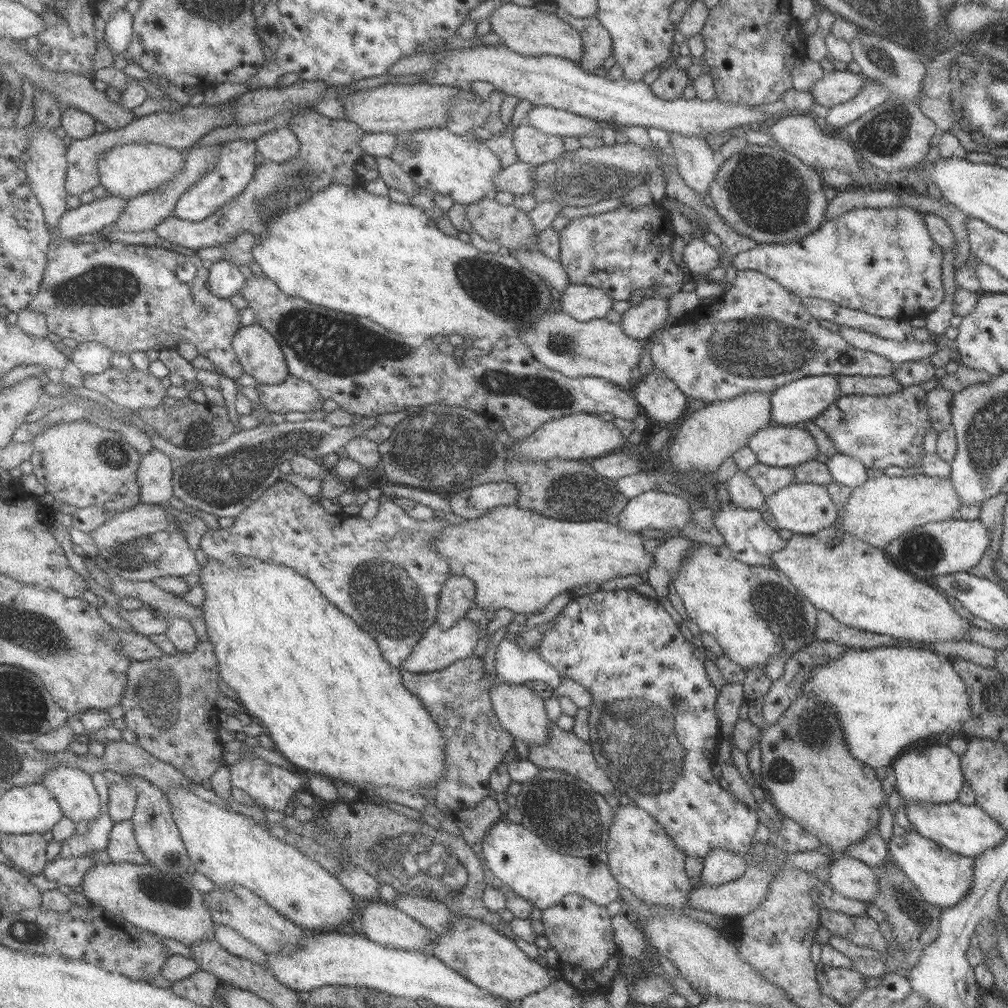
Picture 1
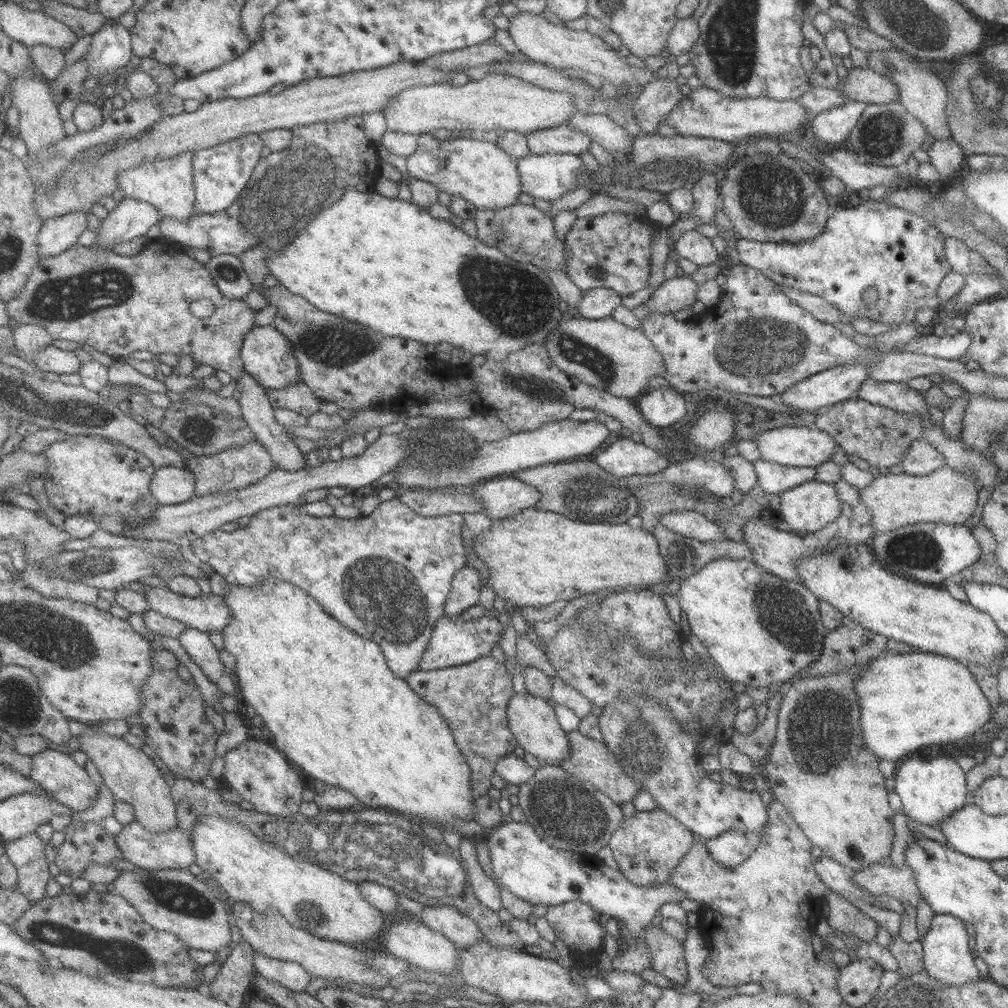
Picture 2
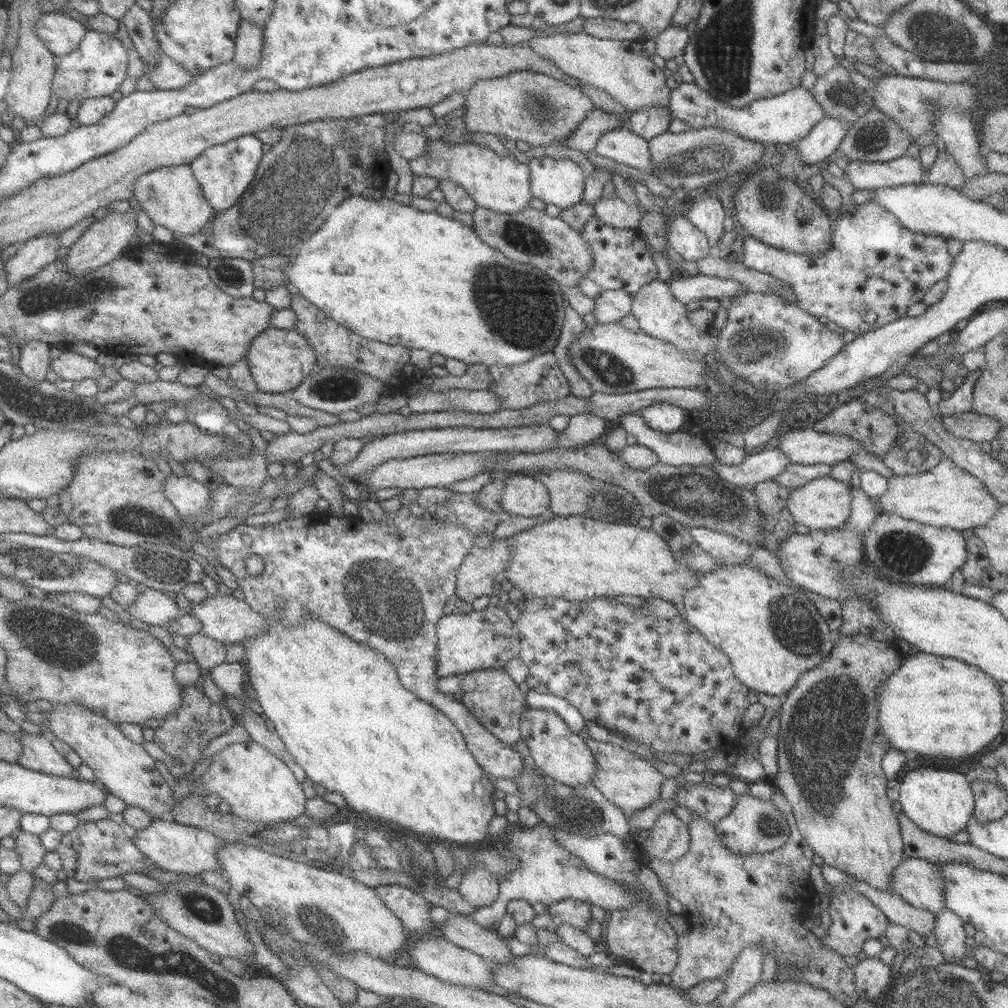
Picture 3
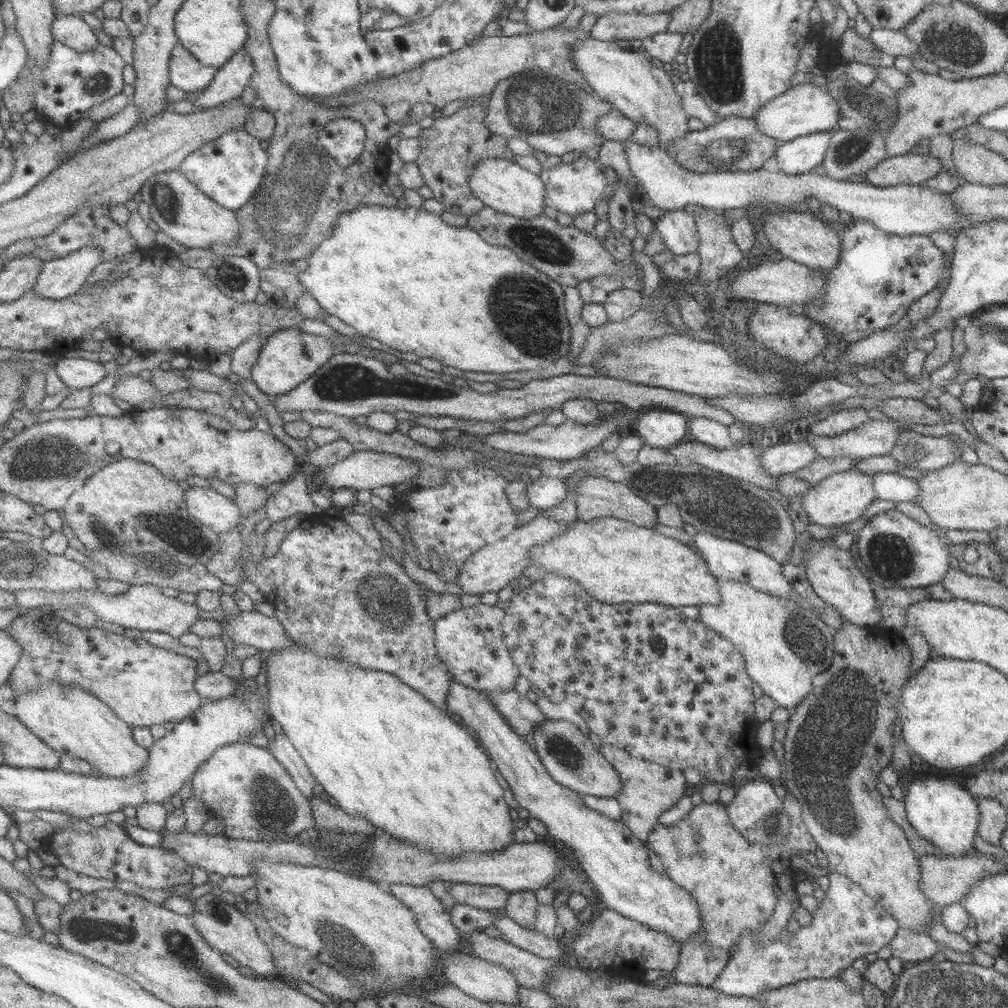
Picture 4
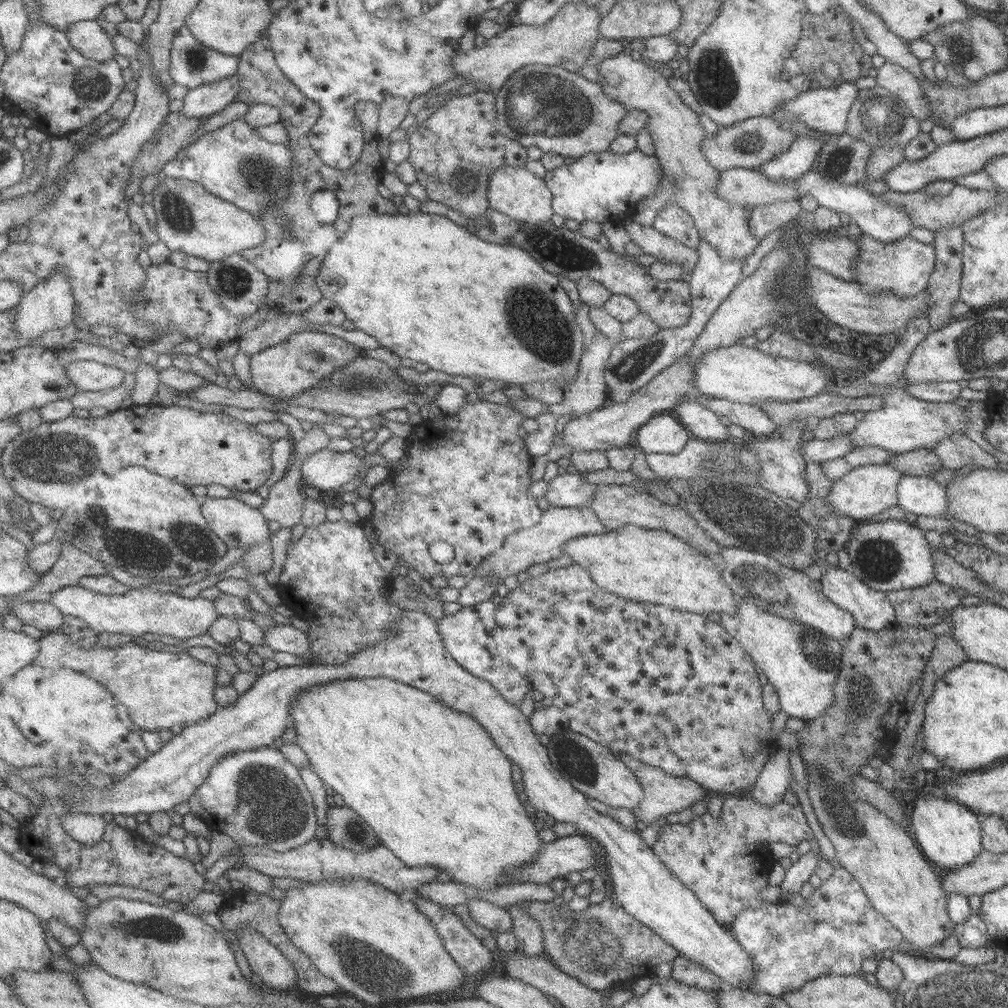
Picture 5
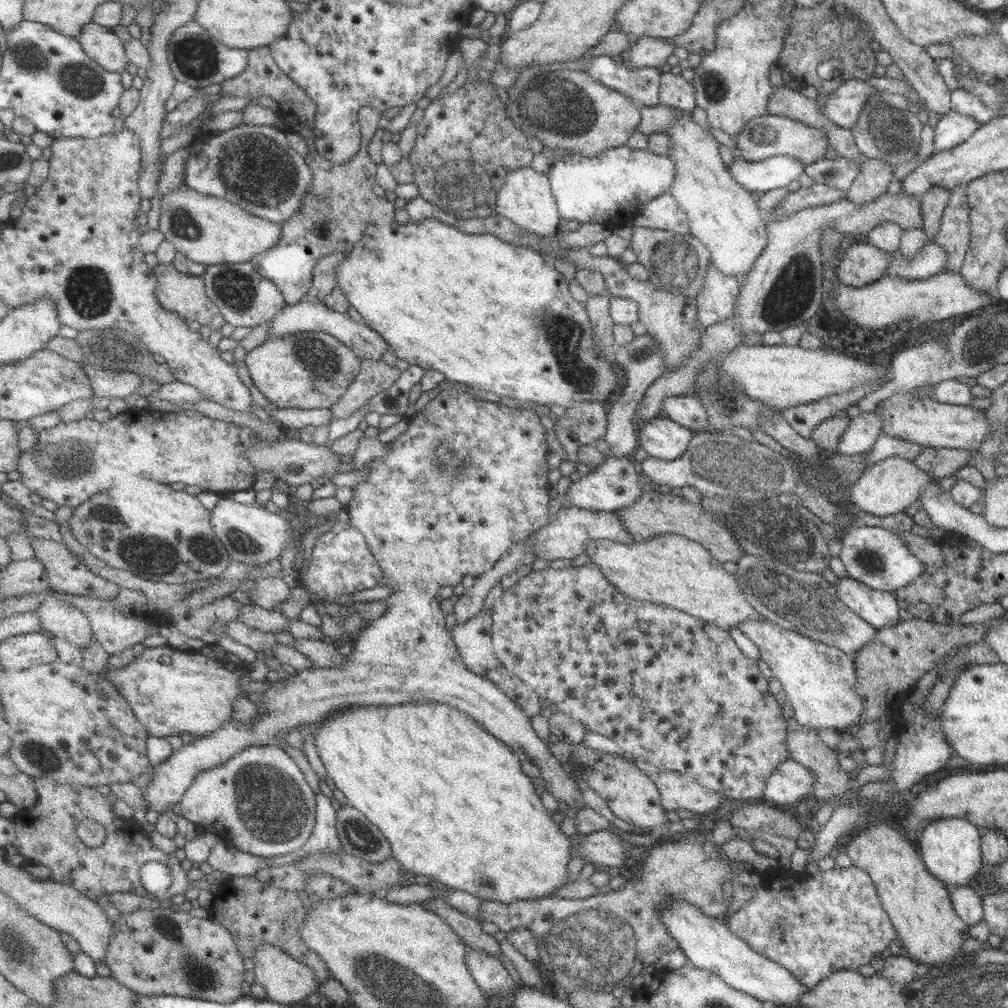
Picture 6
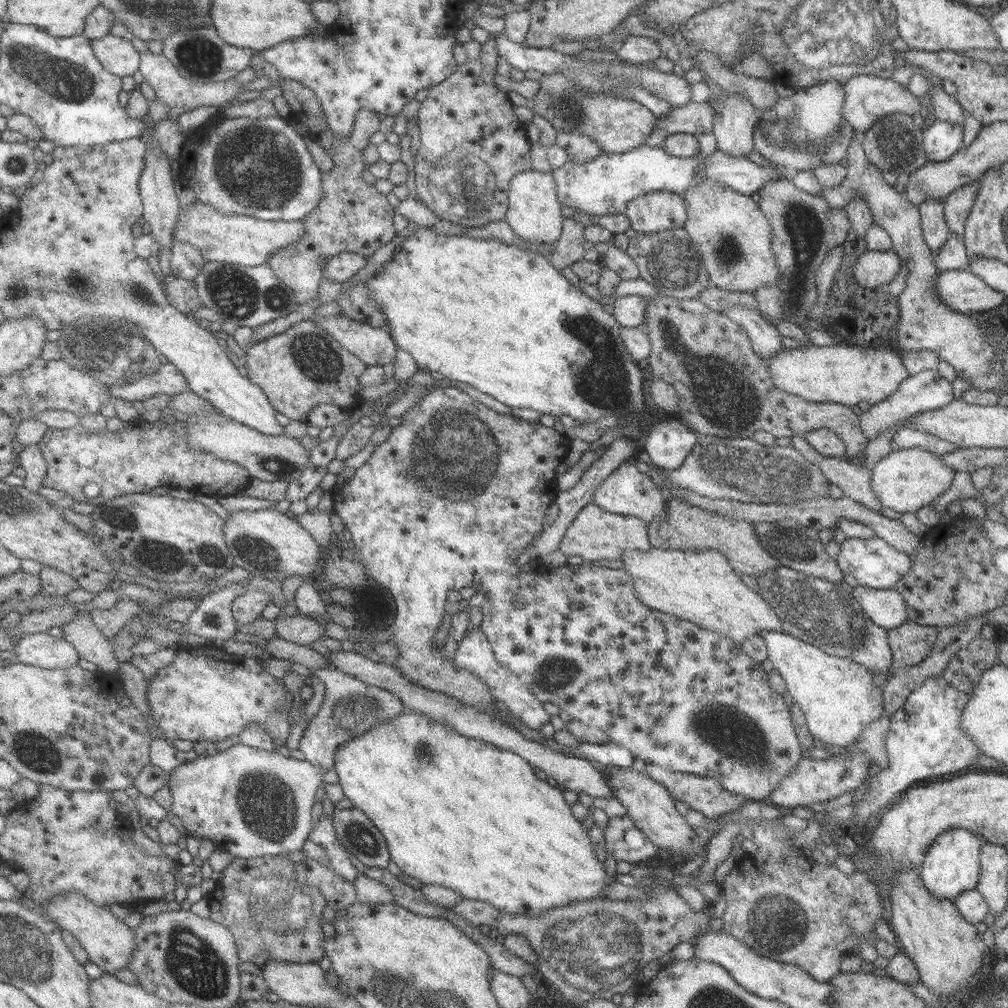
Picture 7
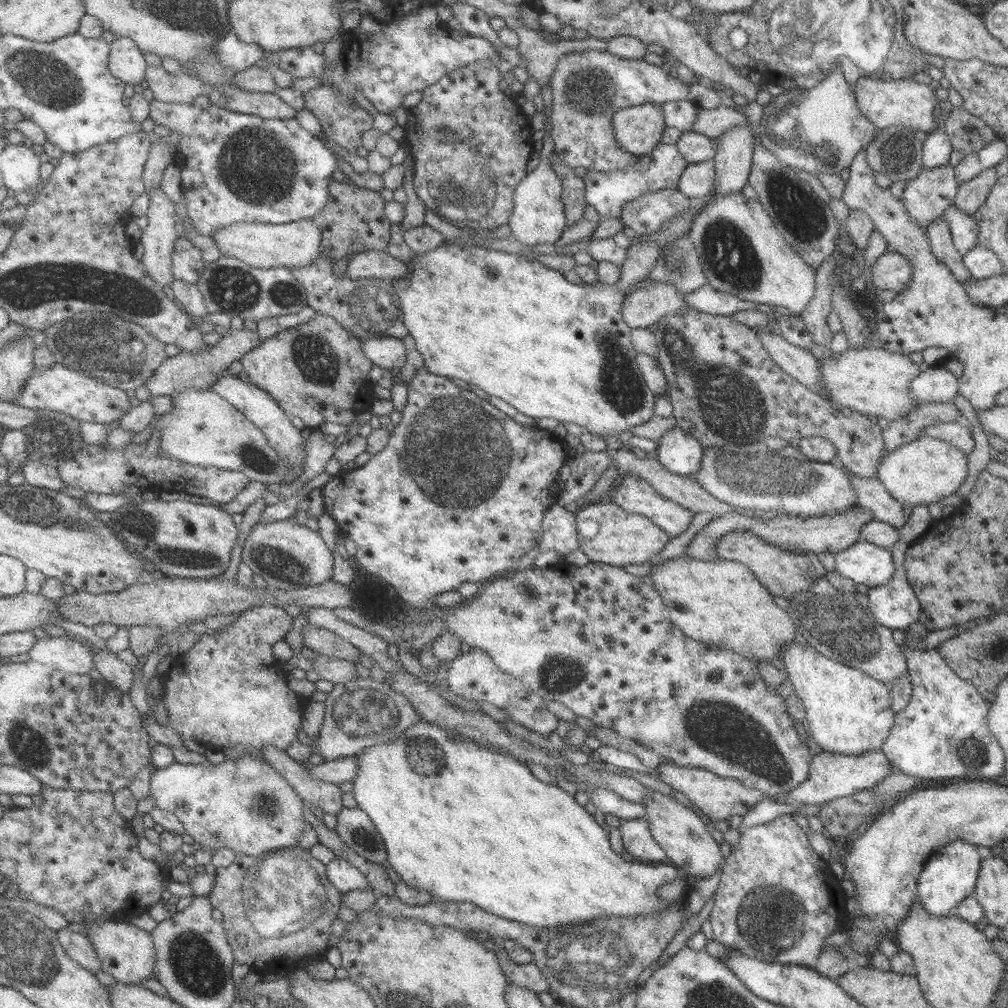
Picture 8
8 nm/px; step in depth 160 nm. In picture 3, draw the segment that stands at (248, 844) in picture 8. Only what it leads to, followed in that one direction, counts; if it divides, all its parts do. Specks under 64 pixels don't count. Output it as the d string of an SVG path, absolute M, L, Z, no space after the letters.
M253 741L235 742L217 752L211 768L201 777L202 788L231 806L230 817L262 822L268 831L285 820L292 821L304 814L306 801L301 783L289 768L271 752Z

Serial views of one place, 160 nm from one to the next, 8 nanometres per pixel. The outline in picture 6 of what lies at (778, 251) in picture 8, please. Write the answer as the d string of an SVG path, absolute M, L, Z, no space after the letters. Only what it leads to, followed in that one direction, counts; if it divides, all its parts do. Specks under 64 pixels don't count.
M691 113L677 117L672 126L664 130L664 134L671 141L671 152L668 158L675 167L675 176L668 193L685 213L690 234L705 246L710 254L710 263L723 276L733 275L737 279L741 276L745 277L767 244L766 221L763 219L761 210L749 195L749 191L737 184L729 169L725 167L725 163L721 161L717 150L717 140L691 119Z

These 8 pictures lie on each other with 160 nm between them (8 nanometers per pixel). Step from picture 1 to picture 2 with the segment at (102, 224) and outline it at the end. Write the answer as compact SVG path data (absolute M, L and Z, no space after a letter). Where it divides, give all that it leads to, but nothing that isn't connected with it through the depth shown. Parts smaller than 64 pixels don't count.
M75 211L52 219L45 219L40 232L40 255L59 256L69 250L81 234L89 228L90 211Z

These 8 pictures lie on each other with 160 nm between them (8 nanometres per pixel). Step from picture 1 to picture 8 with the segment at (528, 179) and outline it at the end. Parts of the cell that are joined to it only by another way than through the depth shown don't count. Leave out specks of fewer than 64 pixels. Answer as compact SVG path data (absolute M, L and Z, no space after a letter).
M660 143L650 153L637 155L634 165L614 171L586 170L582 176L584 184L584 199L586 204L593 206L600 219L617 218L621 214L623 204L637 200L642 194L655 192L660 188L675 188L678 178L688 162L679 157L677 147L673 144Z

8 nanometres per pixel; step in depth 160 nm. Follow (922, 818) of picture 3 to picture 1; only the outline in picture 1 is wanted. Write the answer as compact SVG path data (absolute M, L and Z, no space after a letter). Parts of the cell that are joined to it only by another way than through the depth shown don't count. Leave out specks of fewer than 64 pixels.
M947 745L925 746L921 750L911 750L899 756L891 765L896 778L895 788L901 798L908 803L950 803L956 800L965 780L960 767L960 759Z

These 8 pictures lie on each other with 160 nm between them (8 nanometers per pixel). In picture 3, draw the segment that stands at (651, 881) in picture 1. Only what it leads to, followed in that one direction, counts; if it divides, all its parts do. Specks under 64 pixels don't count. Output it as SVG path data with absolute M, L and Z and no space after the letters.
M668 811L659 814L647 830L631 829L622 843L642 867L650 858L675 862L688 851L690 836L687 826Z

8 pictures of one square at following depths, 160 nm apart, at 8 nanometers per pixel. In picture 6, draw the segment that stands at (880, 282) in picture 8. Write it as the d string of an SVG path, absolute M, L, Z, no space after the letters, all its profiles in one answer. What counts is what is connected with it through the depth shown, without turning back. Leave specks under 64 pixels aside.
M853 240L841 259L835 262L834 276L844 286L861 288L883 276L889 259L887 251Z

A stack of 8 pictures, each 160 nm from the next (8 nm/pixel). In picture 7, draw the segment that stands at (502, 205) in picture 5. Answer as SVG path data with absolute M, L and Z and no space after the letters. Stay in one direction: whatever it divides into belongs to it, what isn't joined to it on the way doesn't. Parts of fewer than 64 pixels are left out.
M531 169L518 172L509 179L507 210L503 219L519 238L530 243L549 244L560 237L564 218L559 213L561 204L556 199L555 185L551 172L543 174Z

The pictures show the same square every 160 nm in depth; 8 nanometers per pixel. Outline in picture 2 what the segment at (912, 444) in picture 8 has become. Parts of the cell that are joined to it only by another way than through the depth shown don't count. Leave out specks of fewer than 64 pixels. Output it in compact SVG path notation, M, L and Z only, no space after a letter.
M808 481L780 496L779 513L790 531L813 533L830 526L841 514L833 484Z

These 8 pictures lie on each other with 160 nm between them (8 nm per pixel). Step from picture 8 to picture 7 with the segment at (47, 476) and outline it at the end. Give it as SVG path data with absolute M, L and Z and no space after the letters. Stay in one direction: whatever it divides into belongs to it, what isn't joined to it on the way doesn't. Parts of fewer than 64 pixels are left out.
M39 445L25 446L19 453L19 466L24 469L23 487L31 492L39 492L47 478L48 464Z

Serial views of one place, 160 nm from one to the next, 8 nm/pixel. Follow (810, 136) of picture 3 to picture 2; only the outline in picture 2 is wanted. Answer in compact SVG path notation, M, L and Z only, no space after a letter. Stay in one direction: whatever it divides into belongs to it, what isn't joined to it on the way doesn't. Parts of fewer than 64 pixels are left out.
M854 100L818 112L810 122L814 142L826 144L826 148L844 142L867 105L868 102Z

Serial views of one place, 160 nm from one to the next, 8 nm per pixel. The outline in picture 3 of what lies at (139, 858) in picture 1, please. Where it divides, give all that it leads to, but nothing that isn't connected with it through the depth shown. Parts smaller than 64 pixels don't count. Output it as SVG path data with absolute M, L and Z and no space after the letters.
M155 819L147 828L137 831L134 843L150 858L158 868L176 874L198 875L207 870L222 872L220 860L217 858L218 848L228 841L201 830L194 826L187 826L175 821Z

